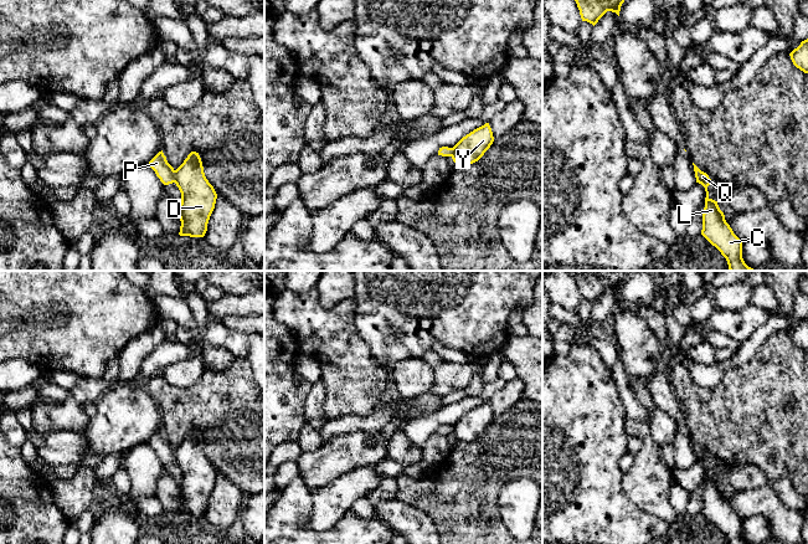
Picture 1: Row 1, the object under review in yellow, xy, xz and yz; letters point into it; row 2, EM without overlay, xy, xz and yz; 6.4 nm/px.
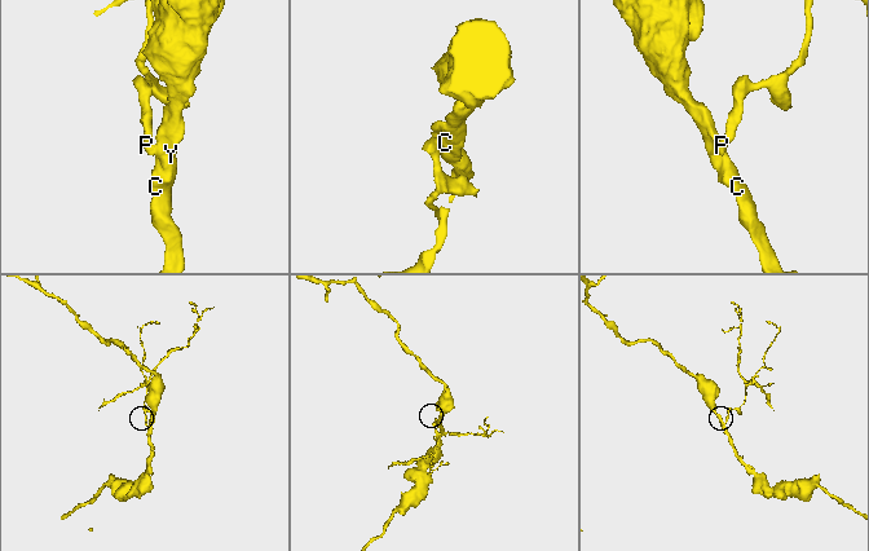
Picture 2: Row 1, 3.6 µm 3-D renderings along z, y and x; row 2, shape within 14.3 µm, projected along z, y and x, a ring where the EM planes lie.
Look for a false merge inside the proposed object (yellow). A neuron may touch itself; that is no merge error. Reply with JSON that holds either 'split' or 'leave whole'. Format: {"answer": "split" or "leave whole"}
{"answer": "split"}

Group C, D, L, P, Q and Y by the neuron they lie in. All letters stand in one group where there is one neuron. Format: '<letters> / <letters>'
C D L Q Y / P

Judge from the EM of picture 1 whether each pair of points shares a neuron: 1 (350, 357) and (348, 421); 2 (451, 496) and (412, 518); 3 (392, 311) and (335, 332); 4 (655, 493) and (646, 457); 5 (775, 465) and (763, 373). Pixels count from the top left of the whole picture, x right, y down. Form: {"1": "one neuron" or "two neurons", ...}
{"1": "two neurons", "2": "two neurons", "3": "two neurons", "4": "one neuron", "5": "one neuron"}

